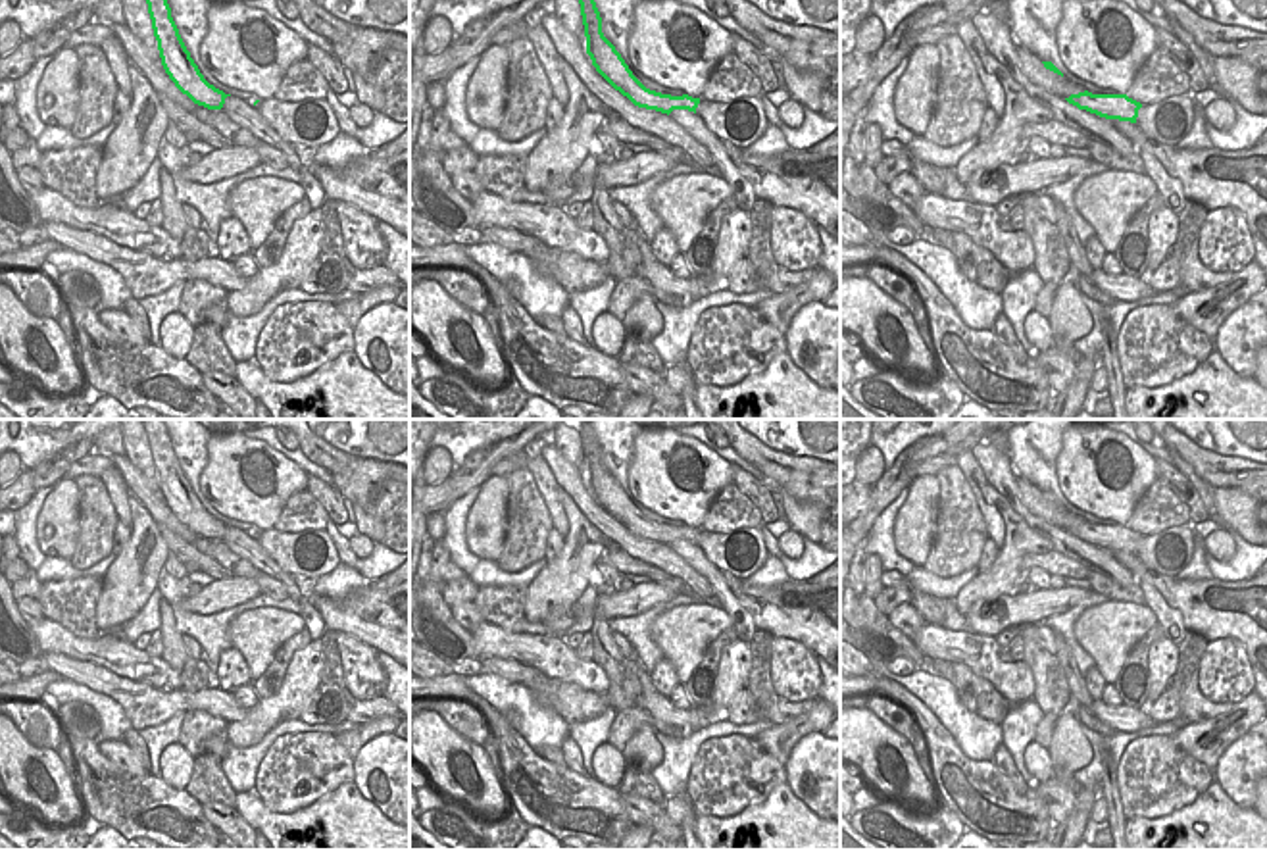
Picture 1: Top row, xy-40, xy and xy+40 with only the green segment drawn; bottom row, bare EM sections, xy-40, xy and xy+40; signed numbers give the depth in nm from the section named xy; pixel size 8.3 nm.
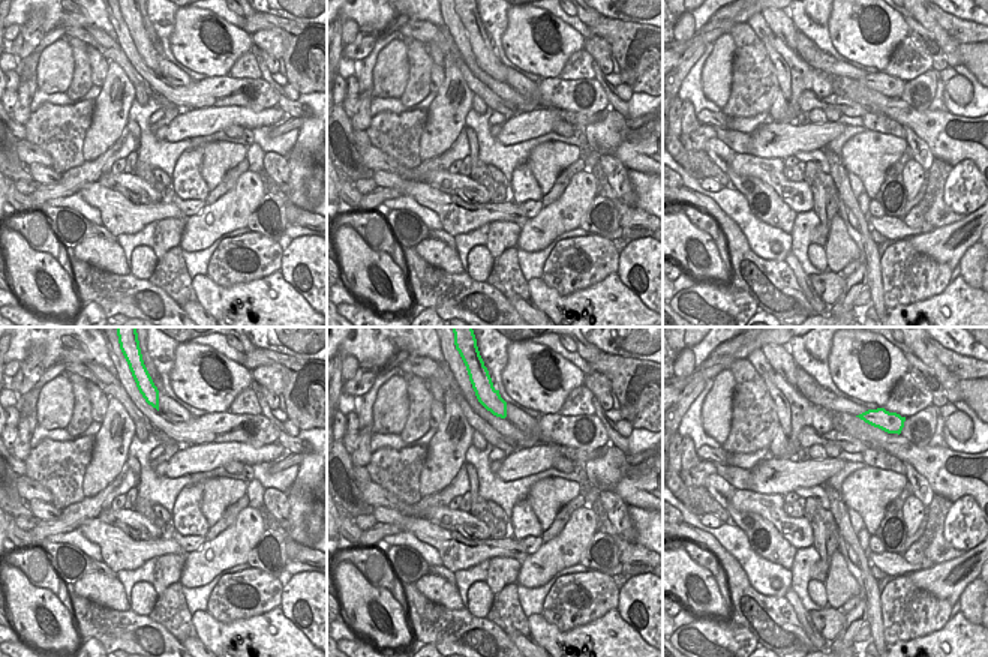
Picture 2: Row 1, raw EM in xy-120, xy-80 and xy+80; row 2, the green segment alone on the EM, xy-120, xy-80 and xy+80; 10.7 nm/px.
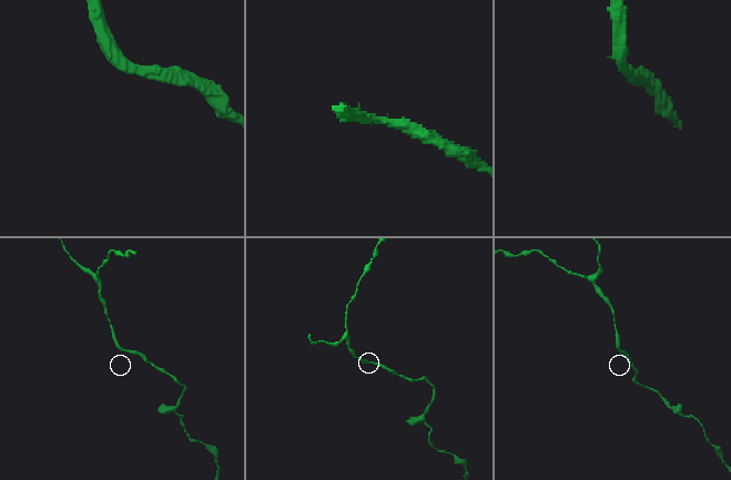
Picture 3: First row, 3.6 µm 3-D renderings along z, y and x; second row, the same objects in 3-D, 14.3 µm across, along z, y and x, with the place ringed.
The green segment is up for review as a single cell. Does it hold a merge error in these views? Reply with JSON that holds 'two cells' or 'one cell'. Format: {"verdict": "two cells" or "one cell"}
{"verdict": "one cell"}

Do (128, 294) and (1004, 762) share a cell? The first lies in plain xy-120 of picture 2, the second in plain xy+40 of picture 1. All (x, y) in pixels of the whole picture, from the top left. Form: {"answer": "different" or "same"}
{"answer": "different"}

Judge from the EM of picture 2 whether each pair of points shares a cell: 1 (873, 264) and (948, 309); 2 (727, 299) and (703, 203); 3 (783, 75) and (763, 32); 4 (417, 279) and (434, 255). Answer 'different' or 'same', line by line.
1: different
2: different
3: same
4: different

